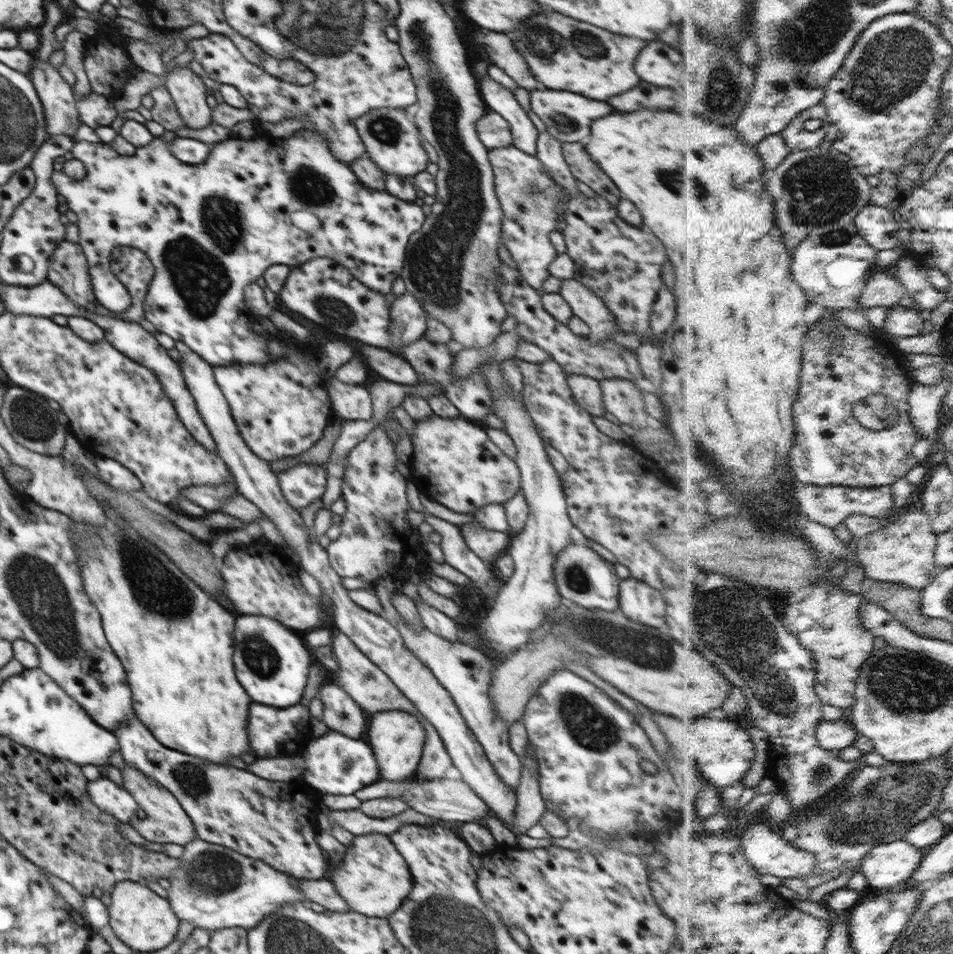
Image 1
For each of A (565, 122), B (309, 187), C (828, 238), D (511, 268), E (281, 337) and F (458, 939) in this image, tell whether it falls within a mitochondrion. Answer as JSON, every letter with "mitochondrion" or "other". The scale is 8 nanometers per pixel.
{"A":"mitochondrion","B":"mitochondrion","C":"mitochondrion","D":"other","E":"other","F":"mitochondrion"}

